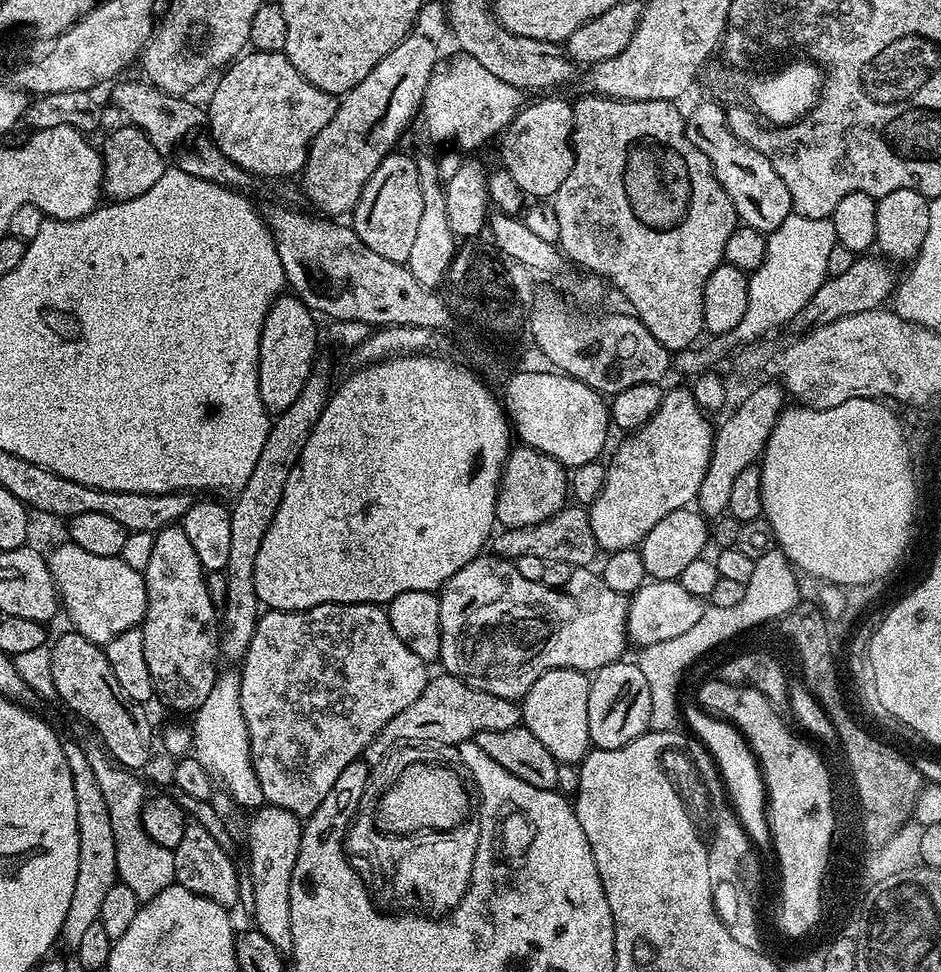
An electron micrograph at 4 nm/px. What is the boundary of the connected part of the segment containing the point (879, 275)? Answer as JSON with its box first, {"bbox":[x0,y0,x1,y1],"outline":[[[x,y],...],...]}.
{"bbox":[794,254,898,333],"outline":[[[872,254],[861,255],[846,270],[846,274],[829,276],[814,290],[814,298],[802,306],[802,310],[796,315],[794,327],[797,333],[805,333],[809,329],[816,328],[817,325],[828,324],[846,318],[848,315],[861,314],[863,311],[874,310],[885,303],[884,299],[891,297],[896,291],[898,276],[892,273],[893,265],[877,258]]]}

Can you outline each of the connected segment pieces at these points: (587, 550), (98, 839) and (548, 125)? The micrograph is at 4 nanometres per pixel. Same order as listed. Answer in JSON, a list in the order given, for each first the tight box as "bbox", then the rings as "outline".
[{"bbox":[490,504,598,567],"outline":[[[577,504],[565,506],[561,512],[525,528],[505,528],[491,537],[490,548],[497,556],[513,562],[520,562],[523,556],[532,560],[557,560],[571,567],[587,567],[598,555],[593,528],[590,526],[587,509]]]},{"bbox":[60,743,118,949],"outline":[[[65,743],[64,753],[66,762],[70,766],[70,778],[74,778],[74,803],[78,805],[78,882],[74,882],[74,895],[70,902],[70,910],[66,914],[66,922],[60,931],[61,937],[68,939],[68,948],[76,949],[85,931],[94,926],[94,922],[100,919],[102,914],[102,901],[110,891],[110,886],[118,882],[118,858],[114,855],[114,829],[110,826],[110,810],[106,806],[106,797],[98,787],[98,778],[94,778],[94,769],[90,762],[86,762],[86,754],[83,747],[78,743]]]},{"bbox":[498,94,574,198],"outline":[[[544,94],[533,102],[525,103],[509,124],[498,137],[500,143],[499,163],[511,176],[514,182],[524,191],[528,198],[551,198],[555,196],[558,186],[566,182],[566,174],[570,174],[568,156],[572,152],[572,127],[574,126],[574,110],[569,101],[559,100],[559,95]]]}]

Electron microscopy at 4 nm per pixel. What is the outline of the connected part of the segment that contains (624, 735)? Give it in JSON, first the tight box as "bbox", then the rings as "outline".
{"bbox":[586,658,650,750],"outline":[[[621,658],[610,666],[602,666],[591,673],[588,685],[590,698],[586,706],[586,715],[590,722],[590,738],[592,748],[602,750],[618,750],[639,736],[644,735],[650,728],[650,686],[642,674],[639,663]]]}

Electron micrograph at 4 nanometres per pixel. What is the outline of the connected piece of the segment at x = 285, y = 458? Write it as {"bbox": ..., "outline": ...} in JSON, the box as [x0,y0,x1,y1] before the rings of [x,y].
{"bbox":[219,363,334,661],"outline":[[[317,363],[314,371],[306,378],[306,386],[302,386],[302,394],[298,394],[294,406],[279,413],[271,421],[258,466],[254,466],[246,486],[242,486],[240,493],[233,499],[236,501],[231,501],[230,562],[226,562],[224,567],[228,574],[228,589],[226,602],[222,606],[222,627],[219,629],[219,655],[225,661],[243,661],[250,646],[250,638],[254,638],[256,621],[262,615],[262,605],[254,590],[254,561],[258,559],[258,550],[262,546],[262,538],[266,538],[266,530],[270,530],[270,522],[274,522],[274,514],[278,514],[282,490],[286,490],[286,478],[290,478],[290,470],[294,470],[333,391],[334,380],[332,384],[327,366]]]}

